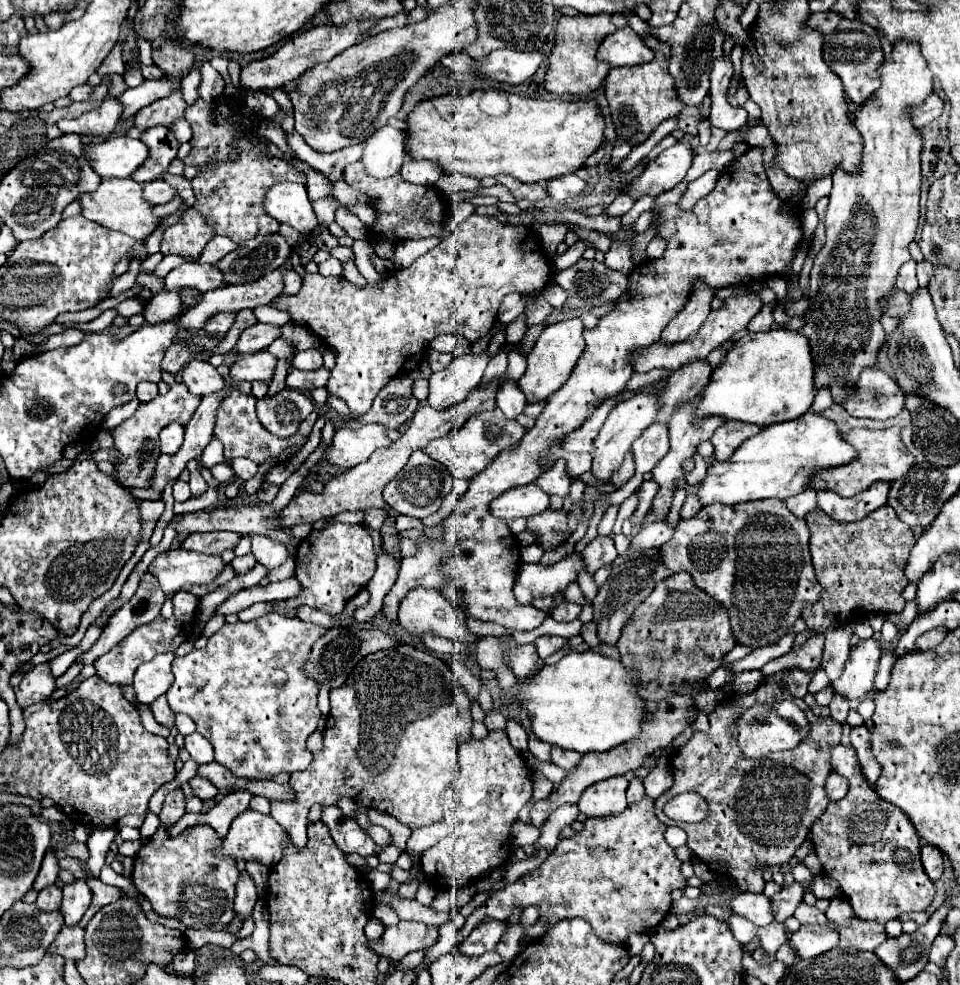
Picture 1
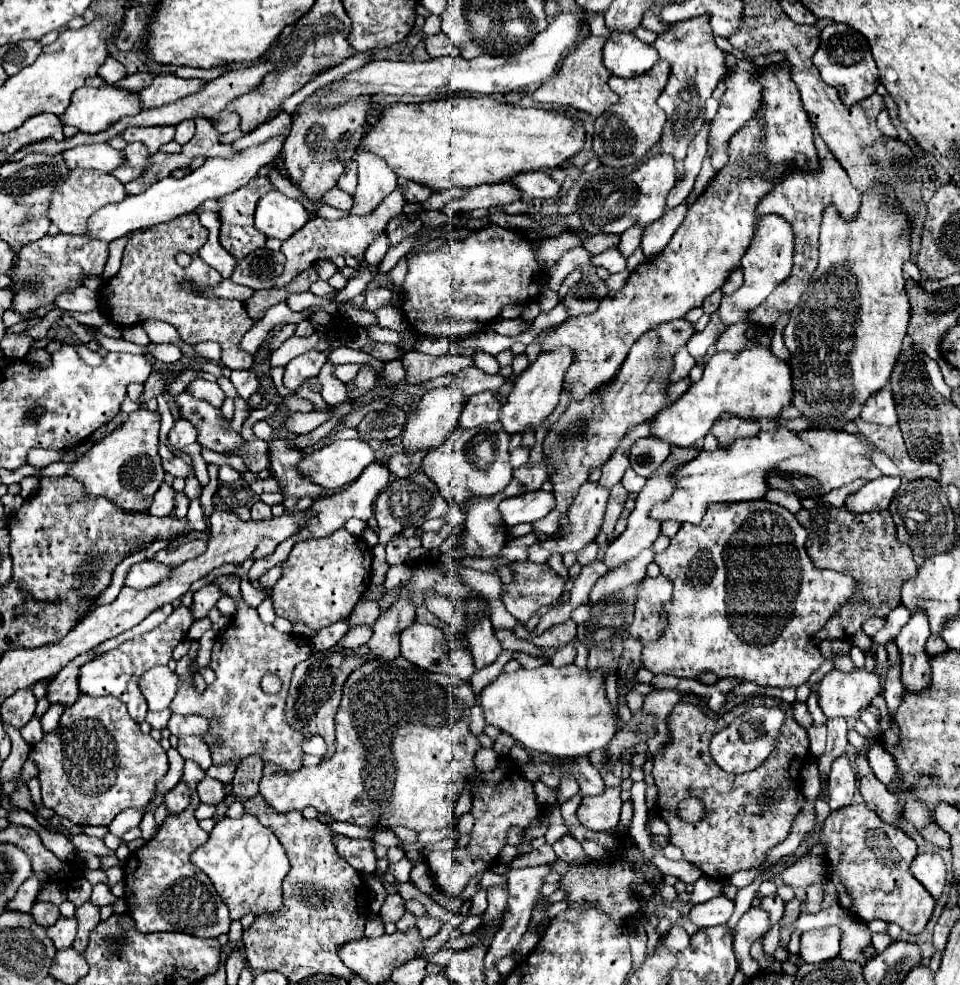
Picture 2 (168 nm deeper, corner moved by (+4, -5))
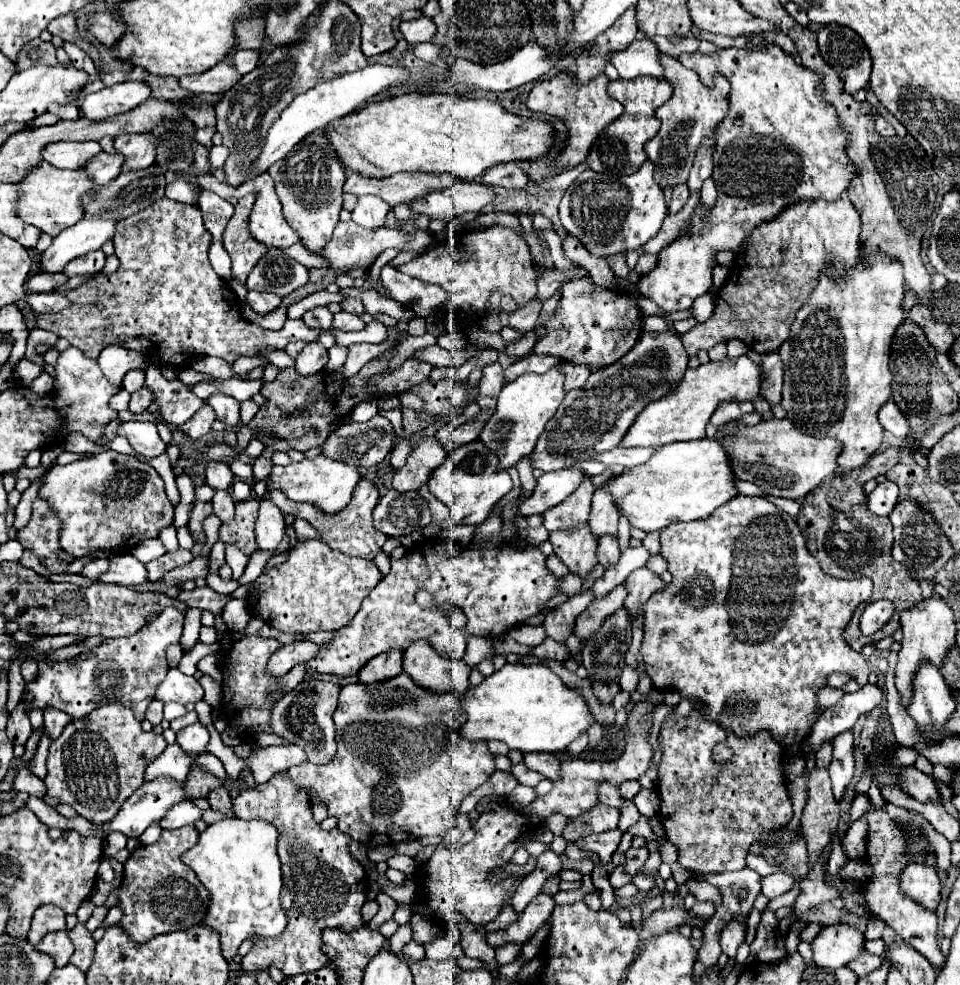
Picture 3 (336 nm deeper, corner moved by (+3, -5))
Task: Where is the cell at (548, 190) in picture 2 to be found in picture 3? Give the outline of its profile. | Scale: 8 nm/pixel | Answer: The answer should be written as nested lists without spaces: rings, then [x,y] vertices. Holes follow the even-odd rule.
[[[503,162],[503,164],[497,164],[495,168],[489,168],[481,176],[481,180],[489,186],[503,186],[507,190],[521,190],[529,184],[529,176],[515,162]]]

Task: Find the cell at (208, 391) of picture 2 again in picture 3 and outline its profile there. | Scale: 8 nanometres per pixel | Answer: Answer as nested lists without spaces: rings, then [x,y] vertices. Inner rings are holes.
[[[213,394],[209,400],[207,400],[213,410],[217,412],[217,420],[221,420],[223,424],[227,426],[237,426],[241,422],[241,416],[239,416],[239,402],[231,396],[225,396],[225,394]]]

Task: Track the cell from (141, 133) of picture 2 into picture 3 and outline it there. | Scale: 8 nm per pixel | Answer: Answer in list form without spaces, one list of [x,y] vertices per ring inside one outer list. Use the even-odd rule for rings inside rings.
[[[125,134],[115,138],[115,152],[125,158],[121,172],[149,168],[155,160],[155,138],[149,134]]]

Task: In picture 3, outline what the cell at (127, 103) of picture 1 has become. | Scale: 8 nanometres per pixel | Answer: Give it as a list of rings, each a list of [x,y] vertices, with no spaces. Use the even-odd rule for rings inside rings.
[[[227,56],[217,64],[217,68],[211,68],[203,74],[183,76],[179,84],[193,94],[223,94],[231,90],[239,80],[241,80],[241,74],[233,66],[233,58]]]

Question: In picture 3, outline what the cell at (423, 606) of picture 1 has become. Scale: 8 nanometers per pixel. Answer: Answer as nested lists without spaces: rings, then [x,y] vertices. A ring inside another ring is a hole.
[[[421,640],[403,652],[403,672],[431,692],[463,694],[469,688],[471,668],[463,660],[455,662],[437,656],[437,652]]]

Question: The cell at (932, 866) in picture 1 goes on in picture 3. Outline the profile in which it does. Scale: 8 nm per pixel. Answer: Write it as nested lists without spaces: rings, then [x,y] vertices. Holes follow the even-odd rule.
[[[909,864],[901,870],[899,886],[905,896],[913,898],[925,910],[935,910],[941,900],[937,870],[925,864]]]

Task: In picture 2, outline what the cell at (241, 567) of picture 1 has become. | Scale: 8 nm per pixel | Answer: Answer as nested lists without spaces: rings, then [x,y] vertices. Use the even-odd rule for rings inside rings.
[[[208,582],[198,592],[194,592],[194,604],[192,604],[194,618],[204,618],[210,612],[210,608],[218,602],[220,596],[222,596],[222,590],[216,582]]]

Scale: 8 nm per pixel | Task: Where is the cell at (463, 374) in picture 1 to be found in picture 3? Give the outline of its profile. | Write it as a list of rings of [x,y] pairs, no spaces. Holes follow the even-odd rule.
[[[415,432],[415,434],[411,434],[409,440],[415,442],[415,448],[413,448],[407,464],[401,470],[397,470],[395,478],[393,478],[393,488],[401,494],[409,492],[409,490],[419,490],[423,484],[427,484],[431,472],[447,456],[435,436],[427,438],[427,436],[421,436],[419,432]]]

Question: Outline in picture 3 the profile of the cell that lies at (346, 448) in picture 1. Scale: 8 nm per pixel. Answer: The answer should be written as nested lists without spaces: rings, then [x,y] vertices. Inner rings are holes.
[[[317,456],[313,460],[305,458],[301,462],[291,462],[287,466],[273,466],[267,478],[267,490],[263,500],[269,498],[273,490],[281,490],[293,502],[309,502],[323,514],[337,514],[341,512],[353,498],[353,488],[359,480],[359,468],[353,464],[345,464],[339,460],[329,460],[325,456]]]

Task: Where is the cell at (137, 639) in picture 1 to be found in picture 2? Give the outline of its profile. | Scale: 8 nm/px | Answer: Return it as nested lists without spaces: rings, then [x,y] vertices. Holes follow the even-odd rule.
[[[180,606],[154,630],[140,634],[140,636],[120,644],[118,648],[100,654],[96,660],[84,664],[80,668],[80,692],[90,694],[90,696],[116,696],[128,706],[130,716],[136,722],[142,722],[148,712],[148,706],[146,706],[146,700],[144,700],[140,688],[138,688],[138,678],[152,666],[168,664],[168,660],[172,658],[172,650],[188,636],[192,622],[194,622],[192,610],[186,606]]]

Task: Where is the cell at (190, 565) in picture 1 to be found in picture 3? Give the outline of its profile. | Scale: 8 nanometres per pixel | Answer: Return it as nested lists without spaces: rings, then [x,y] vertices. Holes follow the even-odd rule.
[[[117,554],[109,558],[109,568],[105,574],[97,578],[103,584],[121,584],[121,586],[135,586],[147,582],[145,564],[141,564],[131,554]]]

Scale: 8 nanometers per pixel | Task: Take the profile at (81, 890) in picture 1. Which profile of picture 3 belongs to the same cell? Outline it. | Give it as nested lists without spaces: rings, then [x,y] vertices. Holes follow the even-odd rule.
[[[51,932],[49,936],[45,936],[39,944],[37,950],[43,954],[49,954],[55,960],[55,966],[61,968],[65,964],[69,964],[69,958],[73,954],[73,944],[65,932]]]

